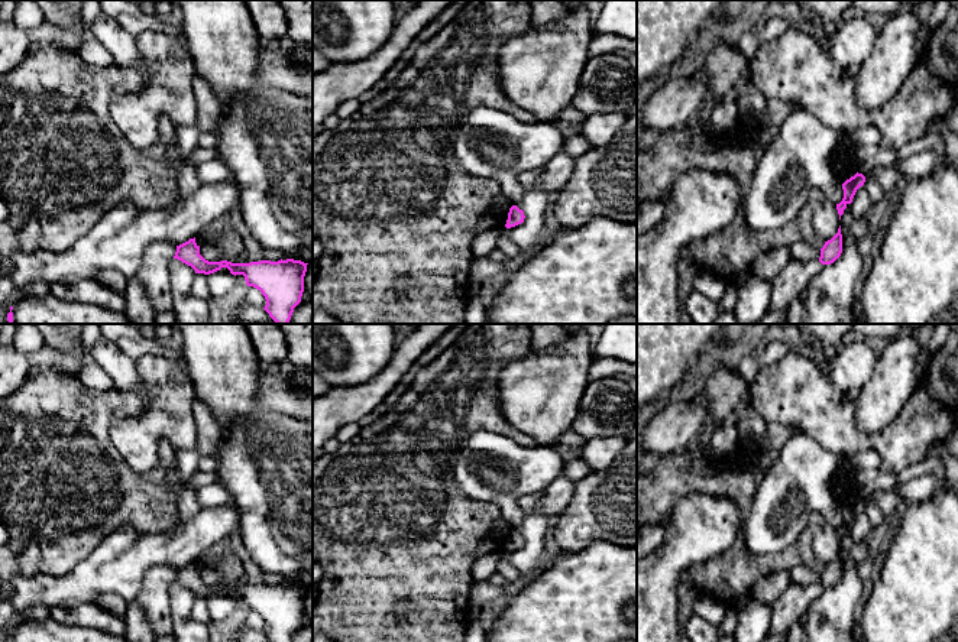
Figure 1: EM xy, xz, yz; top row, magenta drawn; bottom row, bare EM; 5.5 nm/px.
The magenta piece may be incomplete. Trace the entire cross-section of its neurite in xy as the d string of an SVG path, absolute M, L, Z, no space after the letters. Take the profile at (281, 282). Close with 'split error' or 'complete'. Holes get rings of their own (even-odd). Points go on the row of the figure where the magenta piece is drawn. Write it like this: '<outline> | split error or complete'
M195 237L177 246L174 259L191 266L195 273L210 275L227 268L234 276L243 275L247 286L262 292L266 299L263 309L276 324L288 324L294 308L301 302L308 265L294 259L250 263L208 262L200 254Z | complete

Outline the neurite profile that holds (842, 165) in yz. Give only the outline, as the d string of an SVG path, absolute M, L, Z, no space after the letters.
M844 136L838 140L835 150L831 156L831 168L834 176L844 184L847 179L857 174L854 163L854 153L858 143L849 136Z

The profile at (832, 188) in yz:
M790 103L792 111L777 127L777 136L758 156L751 189L742 201L741 215L753 231L784 230L802 208L809 202L810 192L821 189L834 204L844 198L842 184L834 176L831 156L839 139L849 134L858 145L874 146L881 143L881 133L867 124L851 132L826 126L812 111L799 103Z

